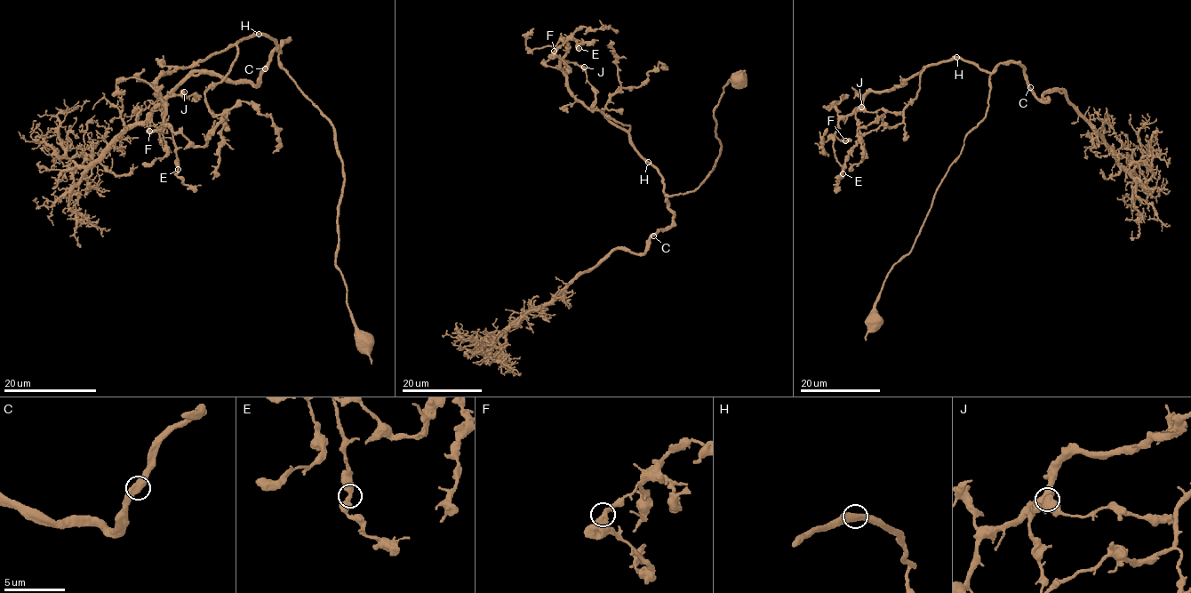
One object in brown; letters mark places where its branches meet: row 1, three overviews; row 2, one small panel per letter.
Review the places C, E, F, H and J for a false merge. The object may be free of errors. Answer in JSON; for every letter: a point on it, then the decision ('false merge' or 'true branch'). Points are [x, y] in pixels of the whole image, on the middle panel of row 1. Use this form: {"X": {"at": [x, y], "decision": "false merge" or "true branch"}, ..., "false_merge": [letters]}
{"C": {"at": [653, 236], "decision": "true branch"}, "E": {"at": [579, 48], "decision": "true branch"}, "F": {"at": [554, 51], "decision": "true branch"}, "H": {"at": [648, 162], "decision": "true branch"}, "J": {"at": [584, 67], "decision": "true branch"}, "false_merge": []}

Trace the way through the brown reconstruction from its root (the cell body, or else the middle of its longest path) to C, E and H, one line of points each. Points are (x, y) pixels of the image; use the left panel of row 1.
C: (365, 338), (335, 262), (343, 184), (335, 129), (282, 66), (278, 46), (287, 39), (266, 68)
E: (365, 338), (335, 262), (343, 184), (335, 129), (282, 66), (272, 39), (245, 36), (157, 80), (179, 169)
H: (365, 338), (355, 324), (344, 278), (335, 262), (343, 184), (335, 129), (282, 66), (275, 42), (259, 34)

